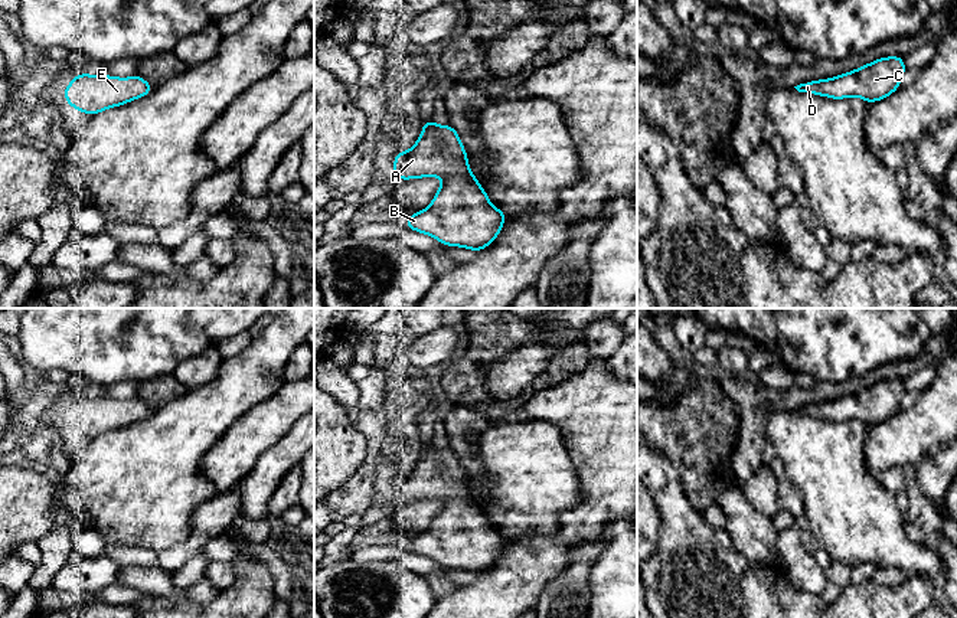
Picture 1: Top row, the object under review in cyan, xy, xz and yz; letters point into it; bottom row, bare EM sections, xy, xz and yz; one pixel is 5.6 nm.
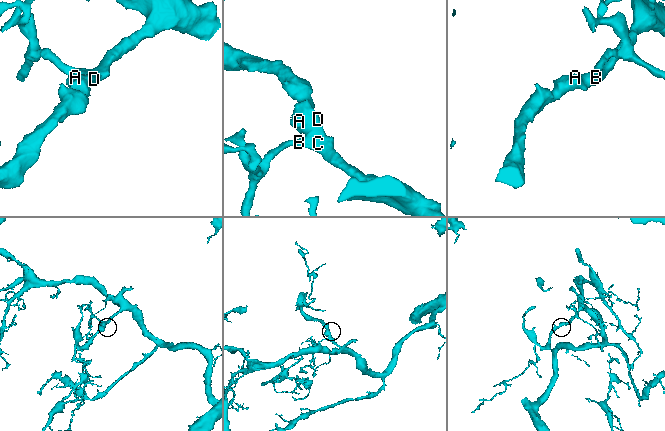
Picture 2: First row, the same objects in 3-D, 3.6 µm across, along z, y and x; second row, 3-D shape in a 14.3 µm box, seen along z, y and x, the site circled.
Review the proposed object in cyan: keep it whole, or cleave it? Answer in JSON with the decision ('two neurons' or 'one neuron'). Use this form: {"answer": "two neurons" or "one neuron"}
{"answer": "one neuron"}

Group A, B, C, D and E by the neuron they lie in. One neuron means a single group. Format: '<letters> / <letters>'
A B C D E

